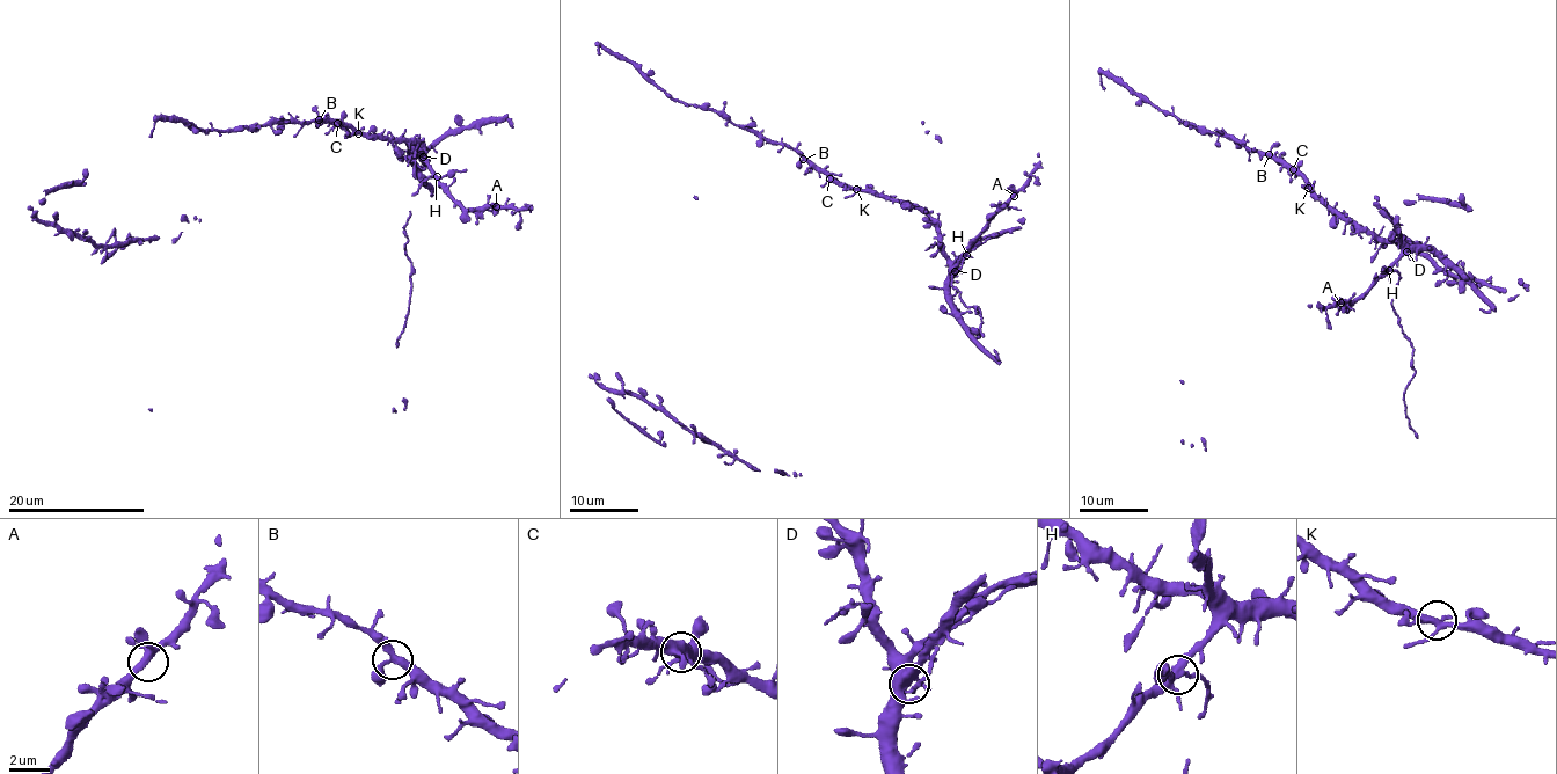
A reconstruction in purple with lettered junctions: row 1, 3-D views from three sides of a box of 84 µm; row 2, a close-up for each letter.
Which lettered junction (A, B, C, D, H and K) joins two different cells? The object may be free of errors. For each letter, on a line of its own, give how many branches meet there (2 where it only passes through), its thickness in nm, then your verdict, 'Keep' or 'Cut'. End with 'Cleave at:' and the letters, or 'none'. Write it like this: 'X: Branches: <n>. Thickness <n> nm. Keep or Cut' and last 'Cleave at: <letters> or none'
A: Branches: 4. Thickness 340 nm. Keep
B: Branches: 3. Thickness 320 nm. Keep
C: Branches: 5. Thickness 440 nm. Keep
D: Branches: 5. Thickness 500 nm. Keep
H: Branches: 5. Thickness 360 nm. Keep
K: Branches: 5. Thickness 360 nm. Keep
Cleave at: none

